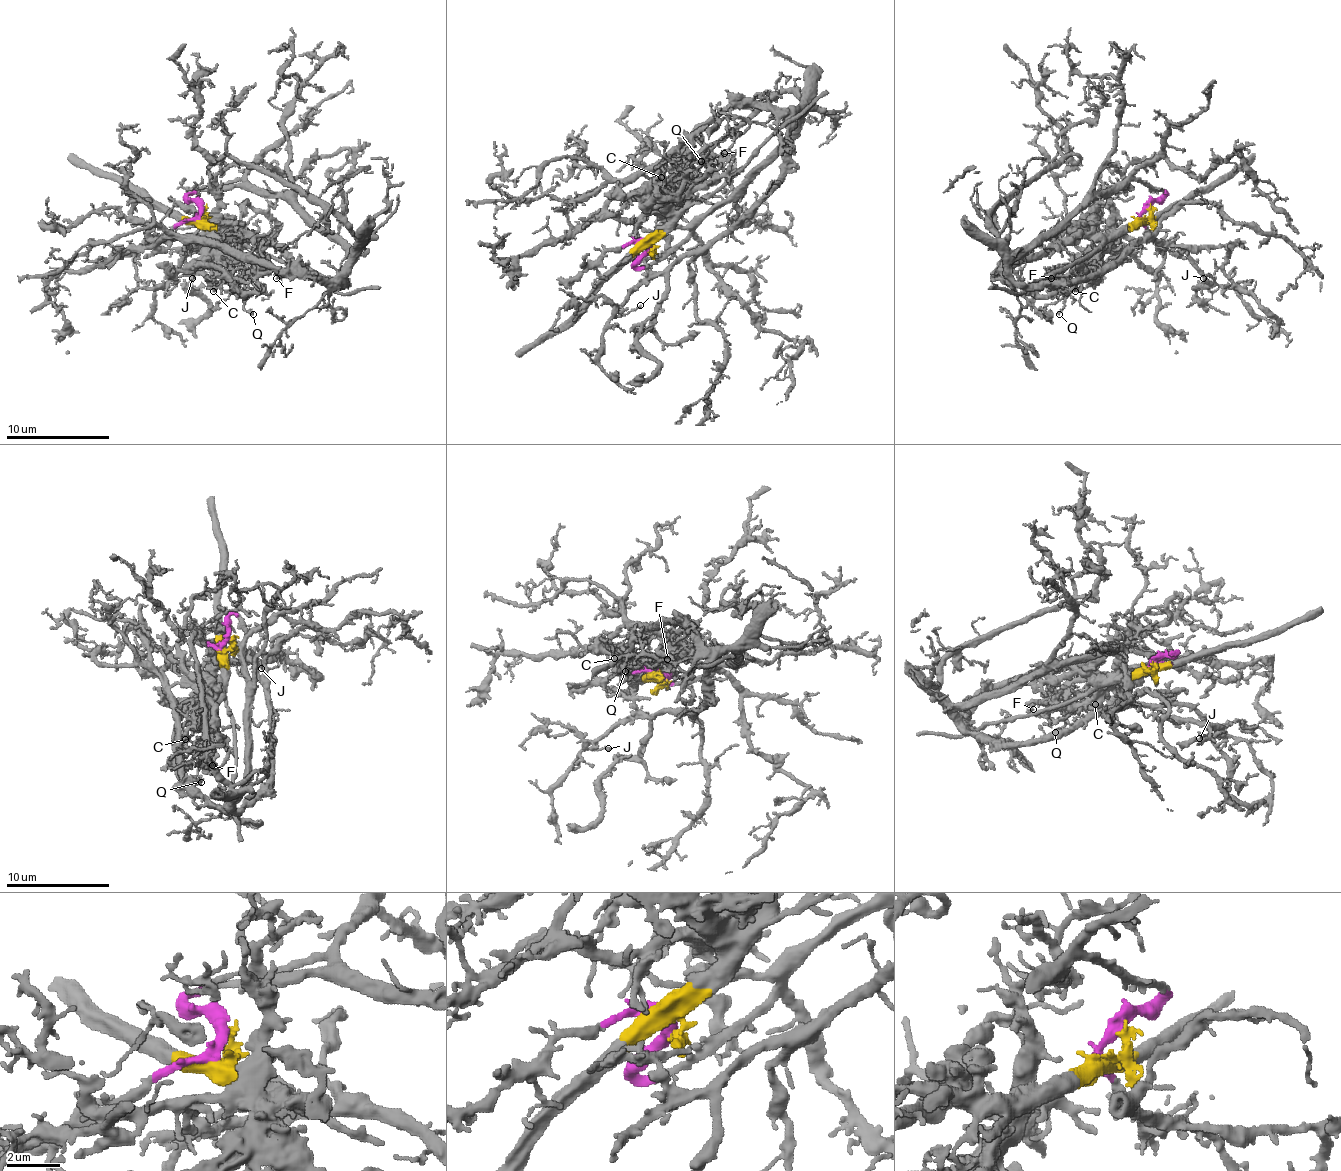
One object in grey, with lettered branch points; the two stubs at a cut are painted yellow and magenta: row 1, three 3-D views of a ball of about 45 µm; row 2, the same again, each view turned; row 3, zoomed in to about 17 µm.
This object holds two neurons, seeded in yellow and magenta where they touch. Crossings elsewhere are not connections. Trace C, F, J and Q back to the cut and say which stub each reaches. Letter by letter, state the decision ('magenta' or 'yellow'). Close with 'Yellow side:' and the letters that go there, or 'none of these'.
C: yellow
F: yellow
J: magenta
Q: yellow
Yellow side: C, F, Q

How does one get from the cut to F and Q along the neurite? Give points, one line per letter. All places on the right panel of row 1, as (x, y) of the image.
F: (1147, 209), (1147, 217), (1134, 220), (1119, 232), (1083, 271), (1065, 276), (1049, 274), (1052, 279)
Q: (1147, 209), (1147, 217), (1134, 220), (1103, 248), (1059, 315)

